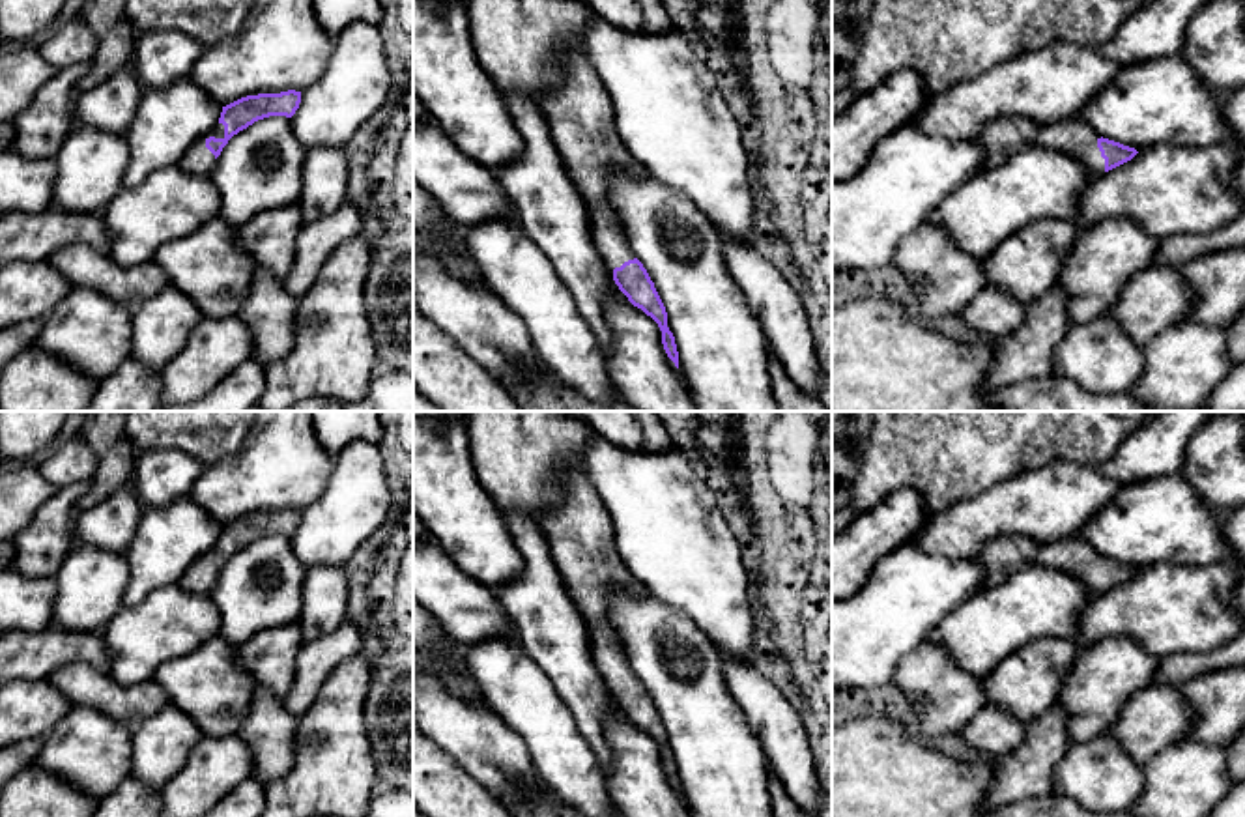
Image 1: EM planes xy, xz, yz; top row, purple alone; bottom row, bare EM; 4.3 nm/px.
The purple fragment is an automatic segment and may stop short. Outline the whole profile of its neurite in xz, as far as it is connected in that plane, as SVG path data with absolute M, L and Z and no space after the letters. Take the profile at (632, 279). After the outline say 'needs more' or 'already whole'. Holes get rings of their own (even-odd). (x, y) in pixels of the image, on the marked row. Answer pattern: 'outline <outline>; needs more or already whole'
outline M568 52L561 65L563 80L540 101L551 140L585 202L600 258L628 301L658 323L664 350L679 368L679 351L667 327L665 307L647 269L634 256L609 202L609 179L615 174L639 178L647 176L647 170L622 144L611 95L587 58Z; needs more

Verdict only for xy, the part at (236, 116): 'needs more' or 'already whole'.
needs more

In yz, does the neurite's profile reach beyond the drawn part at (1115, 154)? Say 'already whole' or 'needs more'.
needs more

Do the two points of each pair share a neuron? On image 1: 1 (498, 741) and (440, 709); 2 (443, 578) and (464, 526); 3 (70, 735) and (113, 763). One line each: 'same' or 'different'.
1: same
2: different
3: same

